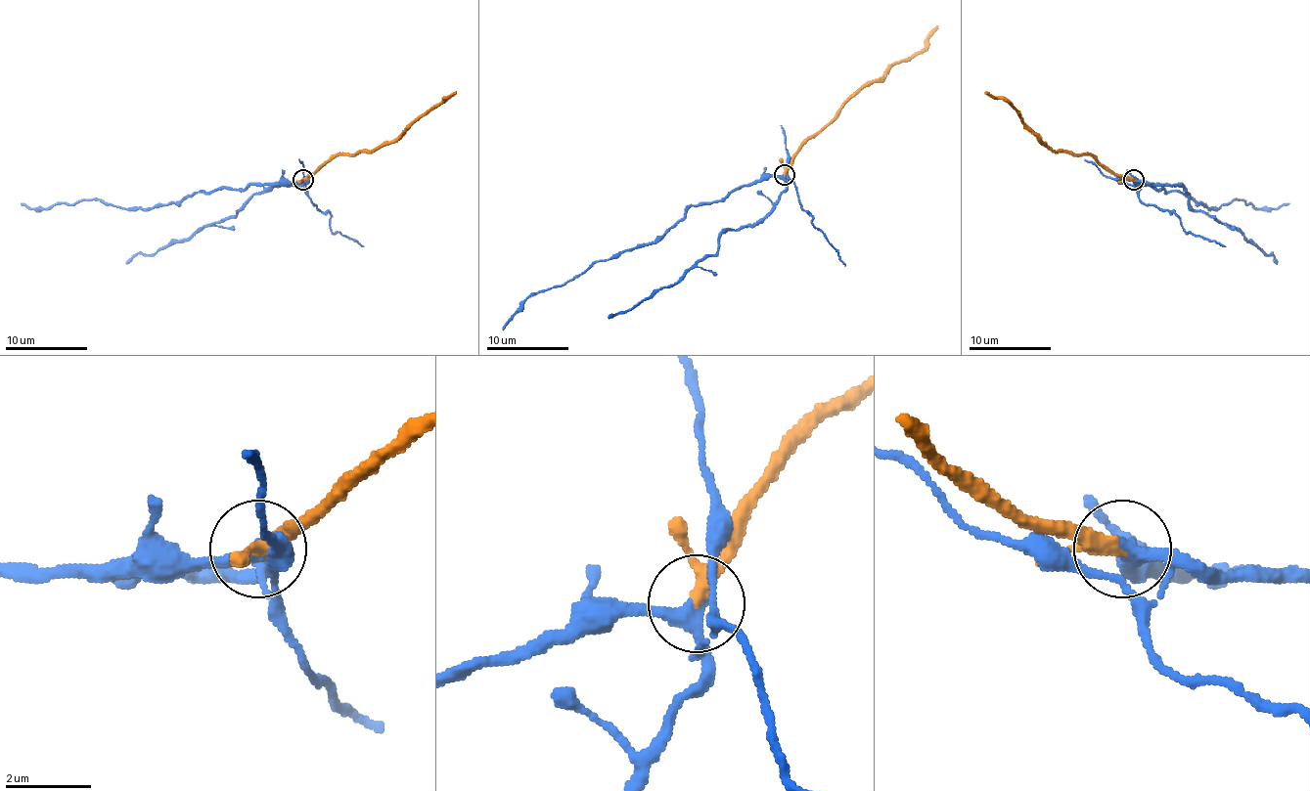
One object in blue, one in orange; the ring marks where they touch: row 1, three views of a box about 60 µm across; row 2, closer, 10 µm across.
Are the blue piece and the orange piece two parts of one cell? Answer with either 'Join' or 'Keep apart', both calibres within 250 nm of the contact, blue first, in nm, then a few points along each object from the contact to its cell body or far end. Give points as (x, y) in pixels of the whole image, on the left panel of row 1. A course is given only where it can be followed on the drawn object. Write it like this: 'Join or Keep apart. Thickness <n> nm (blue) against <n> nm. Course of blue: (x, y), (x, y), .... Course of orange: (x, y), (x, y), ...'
Keep apart. Thickness 320 nm (blue) against 280 nm. Course of blue: (302, 179), (193, 192), (170, 203), (117, 207), (90, 199), (28, 207), (21, 203). Course of orange: (302, 179), (338, 154), (357, 154), (381, 149), (456, 91)

